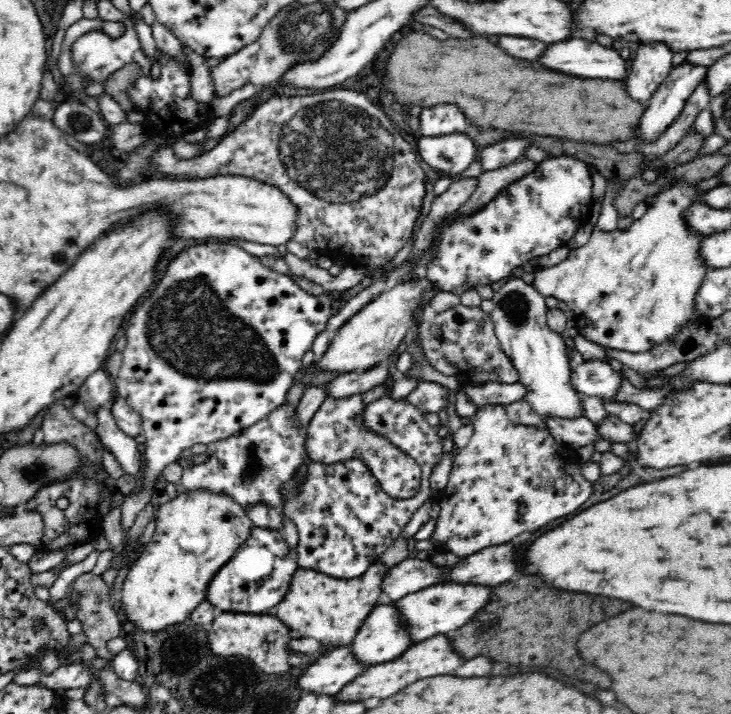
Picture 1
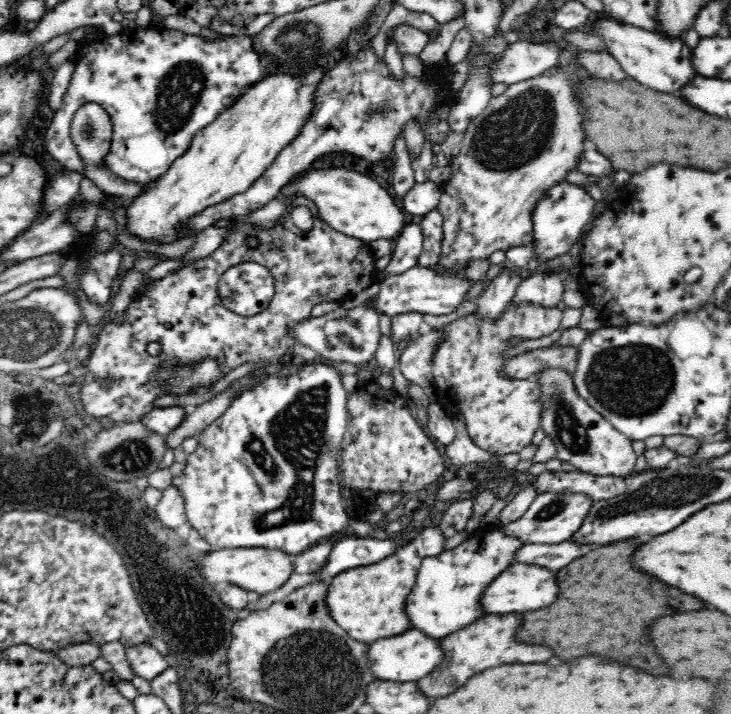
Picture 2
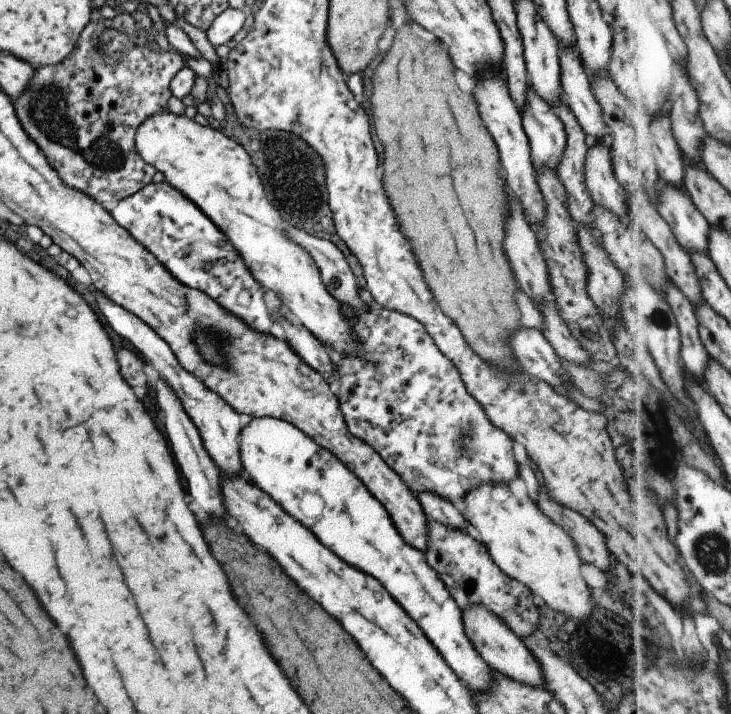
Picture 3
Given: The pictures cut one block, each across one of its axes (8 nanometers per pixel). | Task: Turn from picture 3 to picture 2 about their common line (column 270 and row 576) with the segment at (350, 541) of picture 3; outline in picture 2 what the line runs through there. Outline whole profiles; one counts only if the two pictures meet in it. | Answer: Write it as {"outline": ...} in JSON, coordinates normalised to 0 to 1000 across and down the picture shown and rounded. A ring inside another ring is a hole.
{"outline":[[[653,735],[632,762],[580,783],[554,846],[562,877],[602,895],[659,866],[662,854],[657,843],[665,822],[707,787],[707,770],[717,763],[717,758],[695,751],[687,742]]]}

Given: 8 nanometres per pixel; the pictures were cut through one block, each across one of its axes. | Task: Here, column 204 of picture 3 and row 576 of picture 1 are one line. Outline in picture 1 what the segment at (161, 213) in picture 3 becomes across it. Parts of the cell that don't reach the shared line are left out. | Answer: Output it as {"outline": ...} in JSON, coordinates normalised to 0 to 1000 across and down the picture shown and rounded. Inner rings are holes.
{"outline":[[[346,739],[342,754],[323,770],[320,779],[298,798],[297,805],[287,815],[283,826],[283,840],[290,845],[295,854],[306,857],[339,857],[339,860],[364,860],[369,852],[383,843],[394,821],[399,815],[401,804],[409,796],[406,789],[406,773],[404,768],[394,766],[387,746],[380,746],[375,741]]]}

